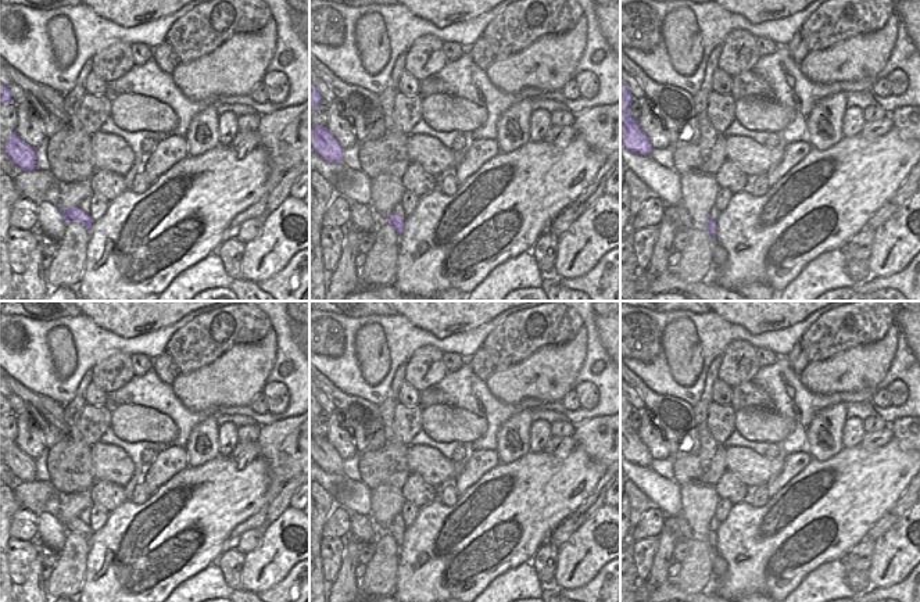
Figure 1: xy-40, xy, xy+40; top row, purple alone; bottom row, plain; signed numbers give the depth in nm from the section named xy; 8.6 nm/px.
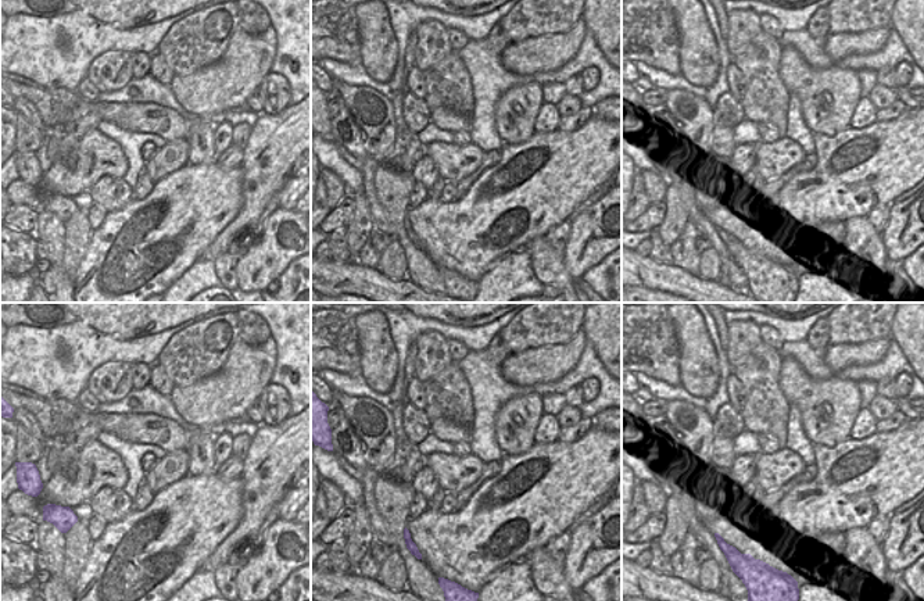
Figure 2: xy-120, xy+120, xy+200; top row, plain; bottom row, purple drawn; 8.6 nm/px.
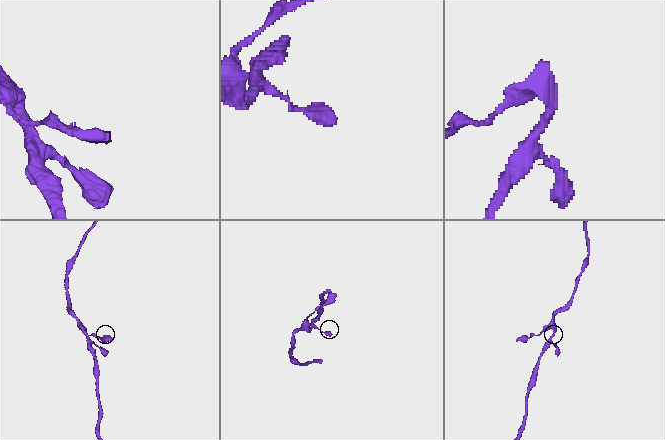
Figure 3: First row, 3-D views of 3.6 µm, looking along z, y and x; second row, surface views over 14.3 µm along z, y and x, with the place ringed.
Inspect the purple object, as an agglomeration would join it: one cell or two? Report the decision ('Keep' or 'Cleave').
Keep.

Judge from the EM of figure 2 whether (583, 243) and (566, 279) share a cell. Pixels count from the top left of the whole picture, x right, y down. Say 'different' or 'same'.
different

